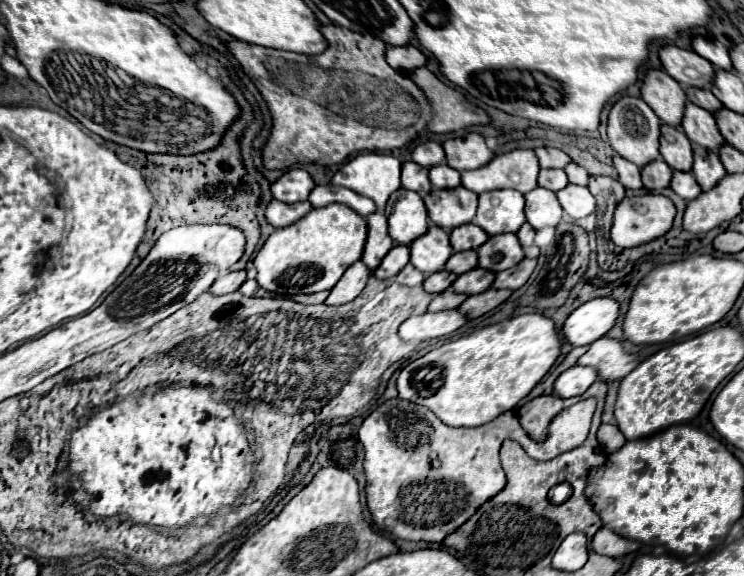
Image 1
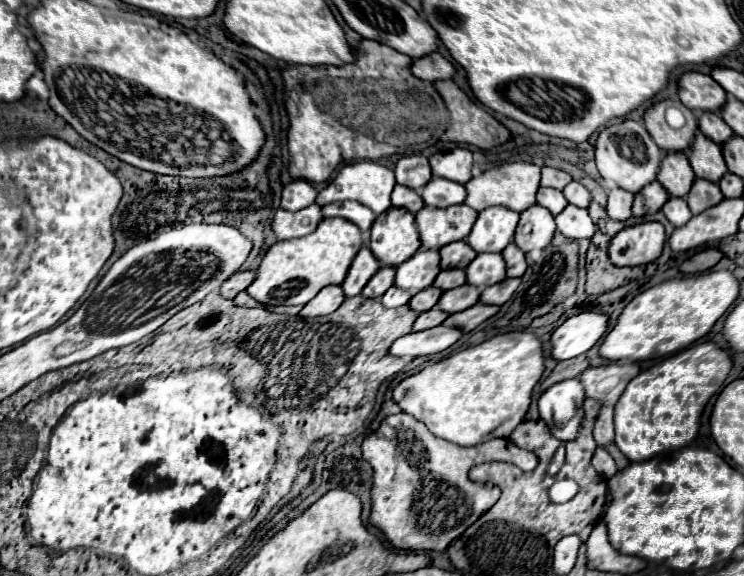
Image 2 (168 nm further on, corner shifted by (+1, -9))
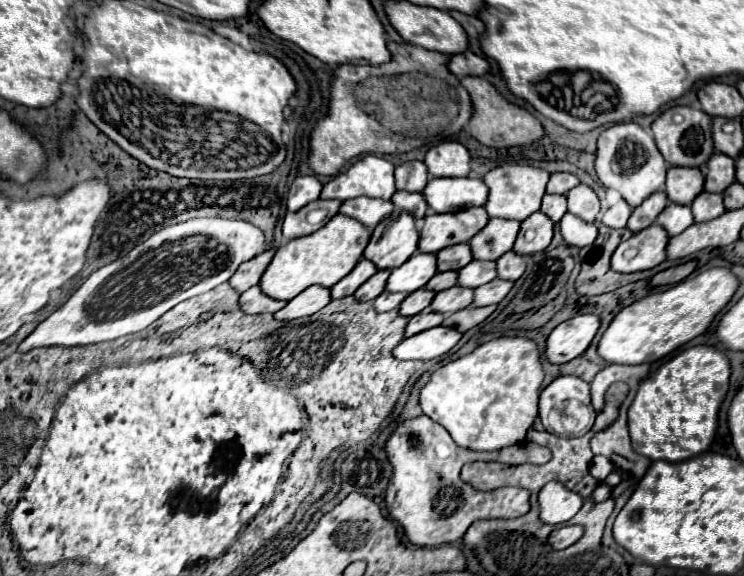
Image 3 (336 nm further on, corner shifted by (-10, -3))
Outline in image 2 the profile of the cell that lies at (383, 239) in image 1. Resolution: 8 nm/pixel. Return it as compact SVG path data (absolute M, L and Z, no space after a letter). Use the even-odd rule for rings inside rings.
M364 245L360 249L360 253L354 257L352 265L350 265L350 271L344 279L344 293L346 297L352 297L352 295L360 295L364 285L372 279L372 275L380 269L380 261L376 261L374 253L370 251L368 245Z

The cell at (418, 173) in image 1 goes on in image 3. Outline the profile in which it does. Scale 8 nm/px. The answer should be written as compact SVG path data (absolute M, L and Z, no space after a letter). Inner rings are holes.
M397 191L393 197L391 197L393 205L399 207L401 211L407 211L411 213L417 221L421 221L425 215L427 215L427 203L423 199L421 193L407 193L407 191Z

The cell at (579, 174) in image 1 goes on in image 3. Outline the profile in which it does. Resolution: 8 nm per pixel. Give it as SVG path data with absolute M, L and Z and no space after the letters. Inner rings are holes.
M577 185L567 193L567 211L587 223L593 223L599 213L599 197L591 187Z

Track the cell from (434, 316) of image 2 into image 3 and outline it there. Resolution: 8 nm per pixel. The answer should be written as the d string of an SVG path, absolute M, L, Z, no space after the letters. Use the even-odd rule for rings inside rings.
M429 311L421 313L421 315L415 315L415 317L409 319L409 323L405 327L405 335L411 337L415 333L421 333L421 331L427 331L431 327L437 327L437 325L443 323L443 319L445 319L445 315L441 315L441 313L429 313Z

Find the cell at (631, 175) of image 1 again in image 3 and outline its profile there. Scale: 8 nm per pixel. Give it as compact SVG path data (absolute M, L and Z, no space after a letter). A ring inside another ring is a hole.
M621 199L617 205L613 205L611 209L607 209L607 211L603 213L601 223L603 223L605 227L611 227L611 229L623 229L623 227L627 225L629 215L631 215L631 209L627 209L627 205L625 205L623 199Z

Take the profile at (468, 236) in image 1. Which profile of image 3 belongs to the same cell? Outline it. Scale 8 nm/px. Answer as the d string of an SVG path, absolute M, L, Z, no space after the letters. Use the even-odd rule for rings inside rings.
M451 245L437 253L437 271L459 271L467 263L471 263L471 249L469 245Z

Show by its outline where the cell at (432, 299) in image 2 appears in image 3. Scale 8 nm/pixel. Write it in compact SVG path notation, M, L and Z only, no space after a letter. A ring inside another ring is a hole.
M419 289L419 291L411 293L411 295L407 295L403 299L403 303L399 305L399 315L413 317L413 315L421 313L423 309L429 307L429 303L431 303L433 297L435 297L435 293L433 291L427 291L427 289Z

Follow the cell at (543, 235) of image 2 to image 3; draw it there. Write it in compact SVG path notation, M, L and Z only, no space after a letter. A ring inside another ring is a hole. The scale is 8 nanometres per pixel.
M537 211L535 215L527 217L521 223L513 251L517 255L535 255L535 253L547 249L547 245L551 243L551 237L553 237L551 219L547 219L547 215L543 215L541 211Z

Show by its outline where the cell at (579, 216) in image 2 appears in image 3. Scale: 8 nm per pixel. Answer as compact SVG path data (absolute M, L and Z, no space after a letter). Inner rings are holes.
M567 215L561 219L561 235L563 241L571 247L587 247L597 239L597 227L593 223L583 223L575 219L575 215Z

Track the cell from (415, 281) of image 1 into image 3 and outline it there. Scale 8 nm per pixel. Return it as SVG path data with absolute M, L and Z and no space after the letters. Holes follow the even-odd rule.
M383 291L375 301L373 301L373 309L377 313L385 313L385 311L391 311L391 309L397 309L401 299L405 299L407 295L403 293L389 293L389 291Z

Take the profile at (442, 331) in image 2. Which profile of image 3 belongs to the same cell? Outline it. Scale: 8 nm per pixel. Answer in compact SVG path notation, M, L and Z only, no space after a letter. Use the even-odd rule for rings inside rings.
M439 325L403 339L395 347L393 355L403 361L429 361L451 351L459 343L459 339L461 339L459 331Z

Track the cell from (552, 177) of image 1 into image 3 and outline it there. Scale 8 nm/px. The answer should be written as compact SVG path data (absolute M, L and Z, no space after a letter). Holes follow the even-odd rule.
M543 195L541 211L543 211L553 223L559 223L561 217L567 213L567 199L565 199L565 195Z

